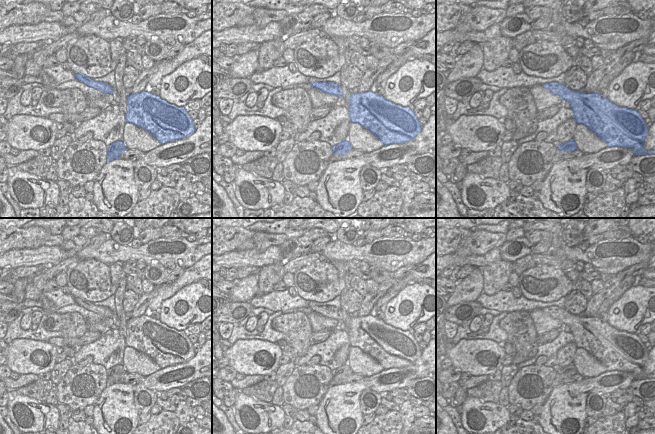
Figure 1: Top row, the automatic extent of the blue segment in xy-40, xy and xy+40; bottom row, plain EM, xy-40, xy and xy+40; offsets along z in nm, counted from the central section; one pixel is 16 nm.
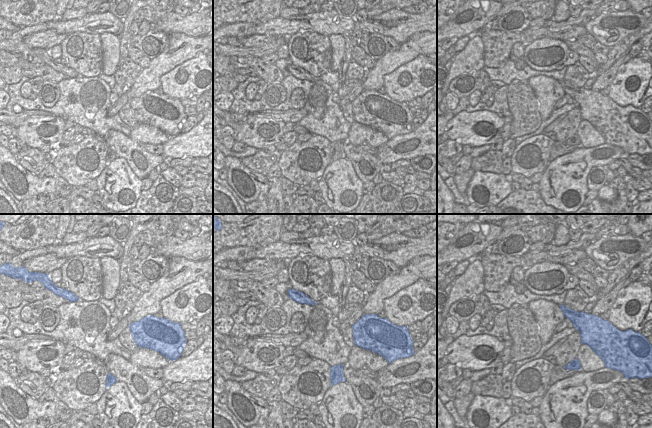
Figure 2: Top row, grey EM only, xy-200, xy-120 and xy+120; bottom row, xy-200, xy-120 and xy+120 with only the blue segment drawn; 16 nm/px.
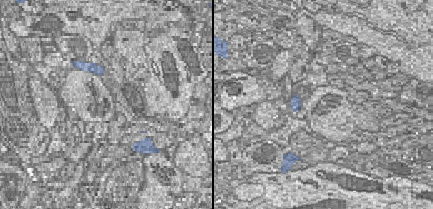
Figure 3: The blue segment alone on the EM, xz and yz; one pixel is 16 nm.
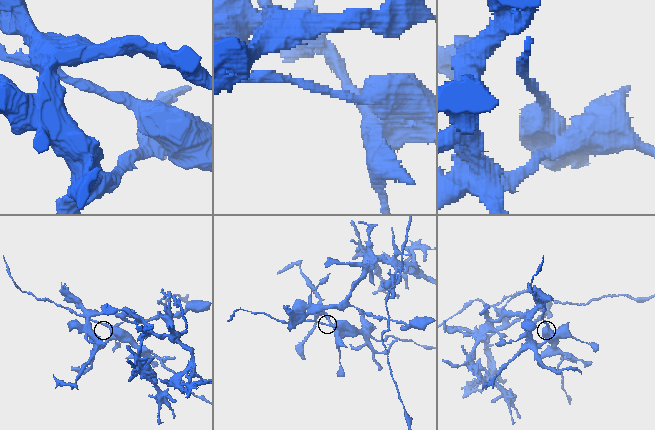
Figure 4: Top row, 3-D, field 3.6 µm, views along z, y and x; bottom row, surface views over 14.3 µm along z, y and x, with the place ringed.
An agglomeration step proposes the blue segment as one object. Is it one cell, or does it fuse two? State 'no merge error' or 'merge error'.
merge error

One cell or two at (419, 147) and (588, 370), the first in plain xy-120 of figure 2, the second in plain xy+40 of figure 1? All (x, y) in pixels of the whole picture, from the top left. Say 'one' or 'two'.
two

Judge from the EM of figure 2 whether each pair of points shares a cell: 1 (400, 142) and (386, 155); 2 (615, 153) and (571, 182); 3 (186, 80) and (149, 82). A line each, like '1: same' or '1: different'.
1: same
2: same
3: different

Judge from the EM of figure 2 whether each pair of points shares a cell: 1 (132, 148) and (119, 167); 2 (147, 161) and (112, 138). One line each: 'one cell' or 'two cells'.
1: two cells
2: one cell

